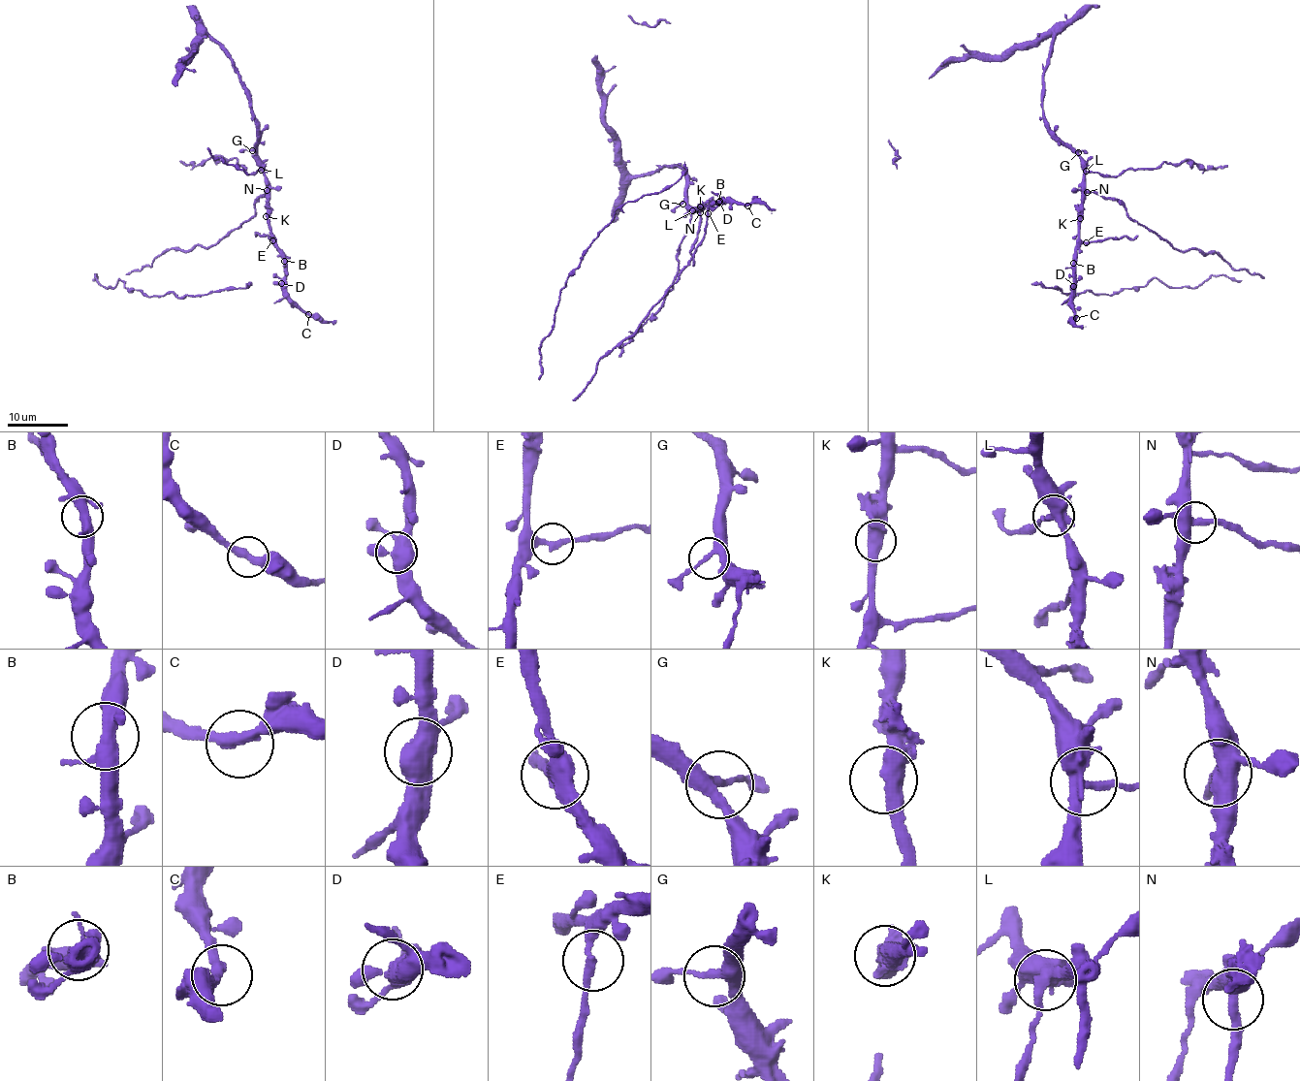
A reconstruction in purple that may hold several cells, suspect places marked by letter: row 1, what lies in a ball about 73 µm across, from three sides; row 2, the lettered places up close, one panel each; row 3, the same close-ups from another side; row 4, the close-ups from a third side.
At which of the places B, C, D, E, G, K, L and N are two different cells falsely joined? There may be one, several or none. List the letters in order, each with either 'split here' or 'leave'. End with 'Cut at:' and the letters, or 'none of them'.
B: leave
C: leave
D: leave
E: split here
G: leave
K: leave
L: split here
N: split here
Cut at: E, L, N

